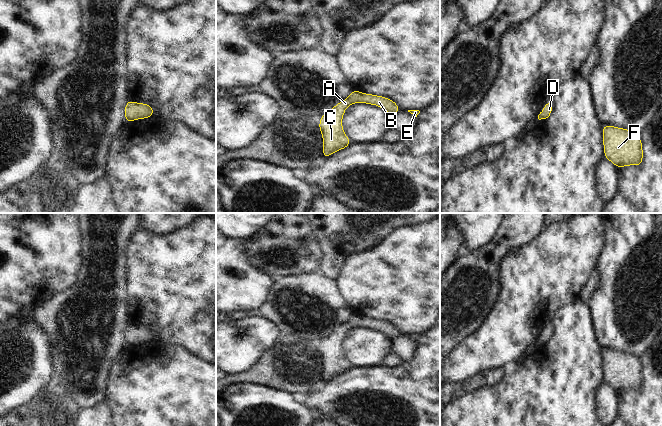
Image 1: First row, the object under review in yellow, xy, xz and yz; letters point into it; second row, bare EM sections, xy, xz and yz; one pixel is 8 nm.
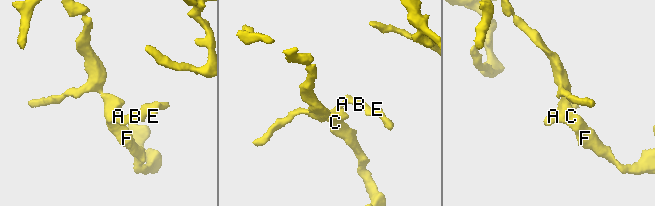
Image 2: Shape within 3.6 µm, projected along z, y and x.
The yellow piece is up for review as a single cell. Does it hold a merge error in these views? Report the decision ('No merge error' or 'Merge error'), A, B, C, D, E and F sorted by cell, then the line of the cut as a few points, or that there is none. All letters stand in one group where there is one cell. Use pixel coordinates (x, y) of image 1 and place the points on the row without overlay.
No merge error. Groups: A B C D E F. No split.

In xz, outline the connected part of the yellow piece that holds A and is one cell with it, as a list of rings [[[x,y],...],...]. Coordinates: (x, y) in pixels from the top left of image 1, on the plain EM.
[[[352,313],[351,318],[346,323],[338,326],[330,335],[321,339],[318,351],[323,362],[323,383],[327,383],[337,375],[346,373],[352,367],[343,356],[342,343],[347,331],[360,326],[376,329],[387,335],[390,340],[402,334],[397,327],[388,321],[370,317],[363,318],[357,313]]]

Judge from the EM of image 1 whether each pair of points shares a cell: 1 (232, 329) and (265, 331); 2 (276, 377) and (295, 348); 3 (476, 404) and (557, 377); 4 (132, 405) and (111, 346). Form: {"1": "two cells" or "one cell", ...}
{"1": "one cell", "2": "one cell", "3": "one cell", "4": "two cells"}

